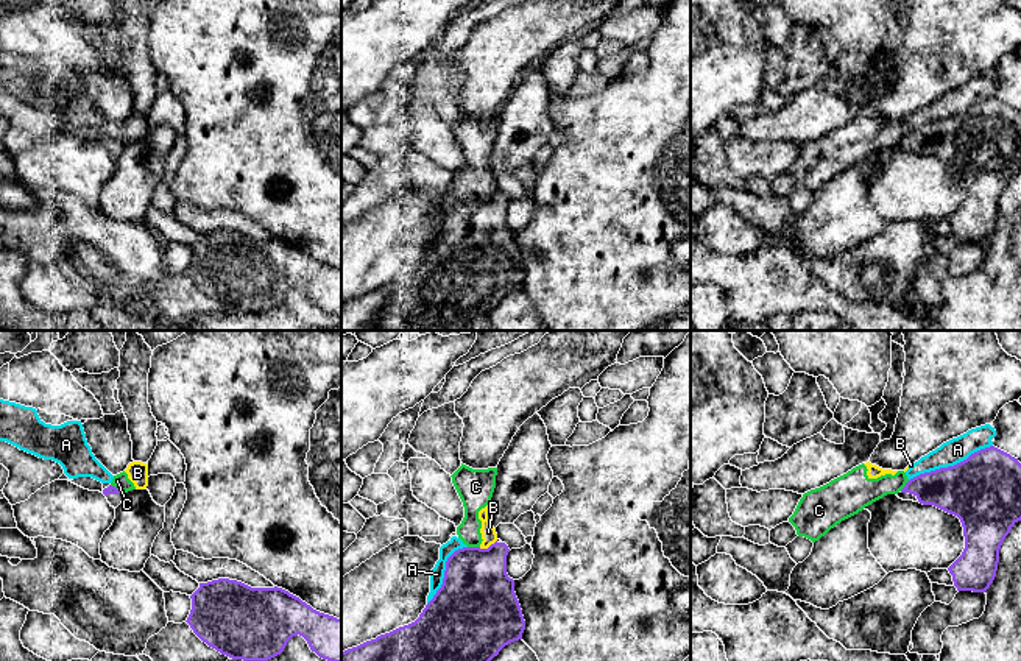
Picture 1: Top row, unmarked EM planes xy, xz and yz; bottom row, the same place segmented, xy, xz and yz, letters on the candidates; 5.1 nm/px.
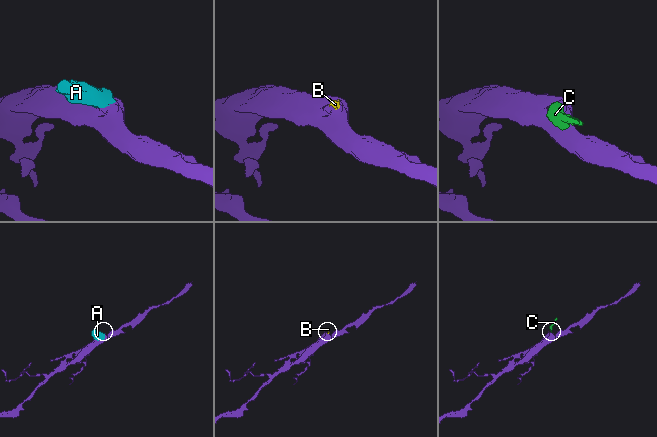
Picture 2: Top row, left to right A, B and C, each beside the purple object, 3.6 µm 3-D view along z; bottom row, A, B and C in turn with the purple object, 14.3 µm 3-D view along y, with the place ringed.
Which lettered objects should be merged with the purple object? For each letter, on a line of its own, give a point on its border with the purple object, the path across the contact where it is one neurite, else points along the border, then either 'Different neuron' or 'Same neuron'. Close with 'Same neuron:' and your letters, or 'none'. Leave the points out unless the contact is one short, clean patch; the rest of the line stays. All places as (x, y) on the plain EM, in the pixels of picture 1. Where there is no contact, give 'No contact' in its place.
A: Touches purple at yz (950, 117). Different neuron
B: Touches purple at xz (488, 198). Boundary: xz (496, 190), (487, 198), (479, 198). Different neuron
C: Touches purple at xz (474, 198). Boundary: xz (468, 197), (479, 198). Different neuron
Same neuron: none

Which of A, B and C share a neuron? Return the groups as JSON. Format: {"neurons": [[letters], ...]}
{"neurons": [["A", "B", "C"]]}

